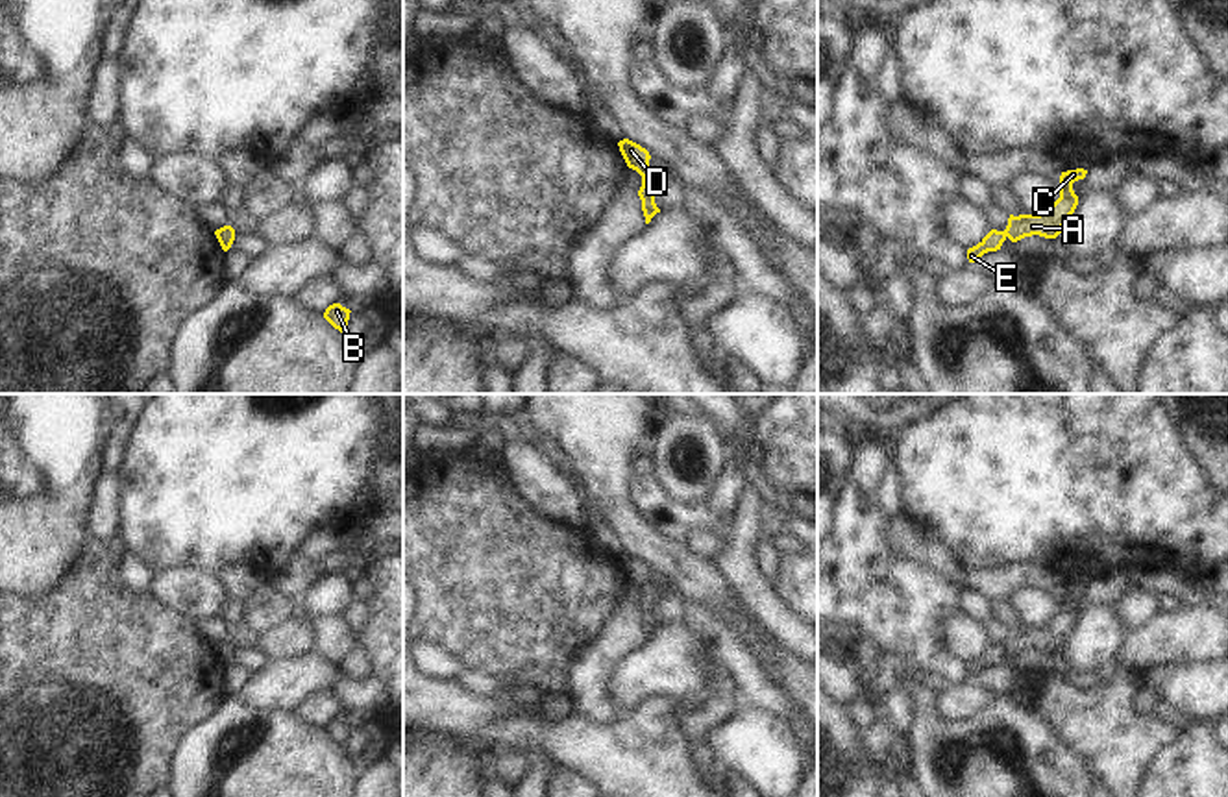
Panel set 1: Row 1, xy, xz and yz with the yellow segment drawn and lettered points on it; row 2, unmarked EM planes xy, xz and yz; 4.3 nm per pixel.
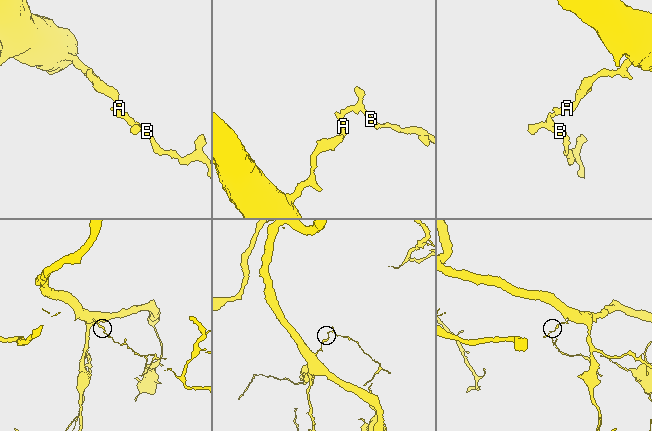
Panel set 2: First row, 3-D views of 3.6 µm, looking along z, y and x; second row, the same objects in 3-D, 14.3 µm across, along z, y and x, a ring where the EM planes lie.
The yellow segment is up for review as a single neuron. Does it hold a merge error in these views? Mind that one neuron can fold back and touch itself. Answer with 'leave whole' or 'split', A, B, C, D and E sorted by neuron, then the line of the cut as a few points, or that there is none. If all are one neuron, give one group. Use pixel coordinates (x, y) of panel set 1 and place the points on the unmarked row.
split; groups A C / B D E; cut xz (648, 579), (638, 587)

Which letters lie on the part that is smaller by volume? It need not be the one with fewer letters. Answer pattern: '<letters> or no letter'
B, D, E

